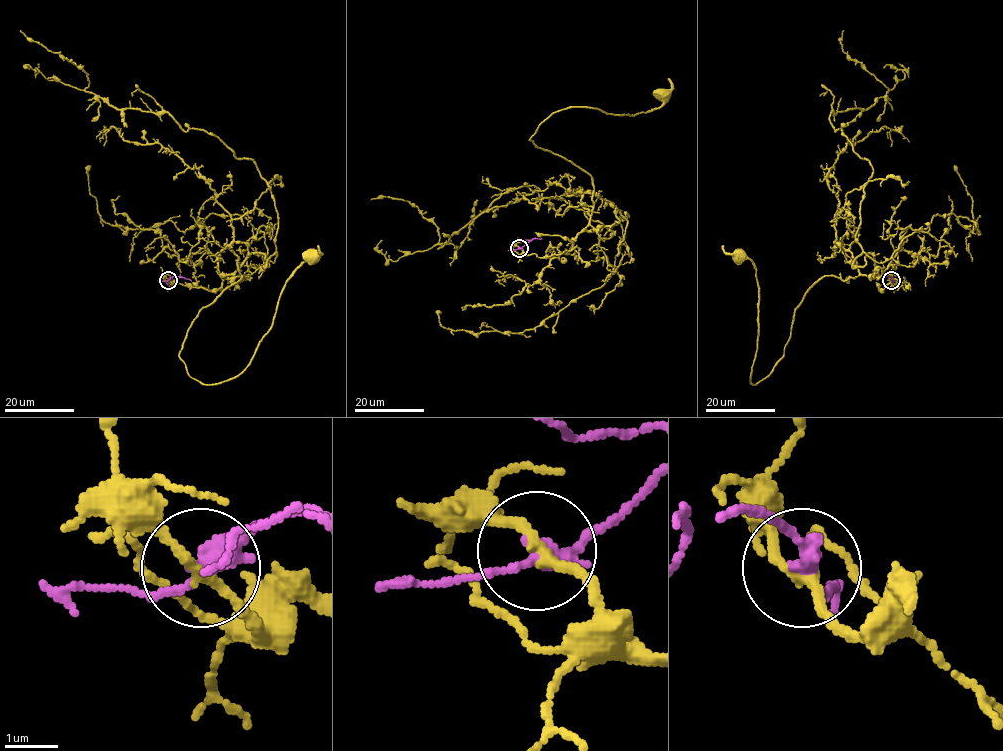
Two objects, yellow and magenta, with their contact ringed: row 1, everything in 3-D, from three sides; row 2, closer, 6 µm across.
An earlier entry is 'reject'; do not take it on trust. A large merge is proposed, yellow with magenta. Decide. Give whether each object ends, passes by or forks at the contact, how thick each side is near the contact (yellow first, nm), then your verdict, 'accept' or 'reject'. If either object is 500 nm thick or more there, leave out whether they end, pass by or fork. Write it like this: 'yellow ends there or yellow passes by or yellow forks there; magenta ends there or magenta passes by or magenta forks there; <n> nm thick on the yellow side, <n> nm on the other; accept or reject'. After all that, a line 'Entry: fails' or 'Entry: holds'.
yellow passes by; magenta passes by; 190 nm thick on the yellow side, 320 nm on the other; reject
Entry: holds

